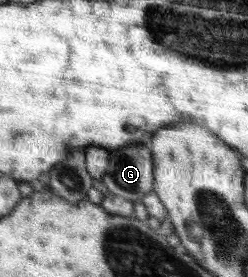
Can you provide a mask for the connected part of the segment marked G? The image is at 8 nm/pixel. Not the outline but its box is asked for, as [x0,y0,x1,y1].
[101,144,154,201]

